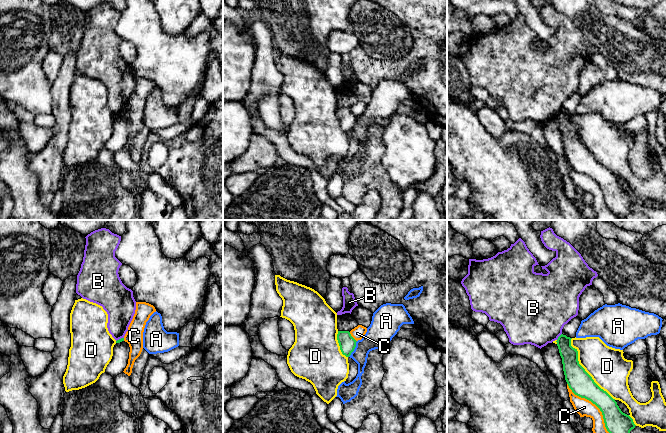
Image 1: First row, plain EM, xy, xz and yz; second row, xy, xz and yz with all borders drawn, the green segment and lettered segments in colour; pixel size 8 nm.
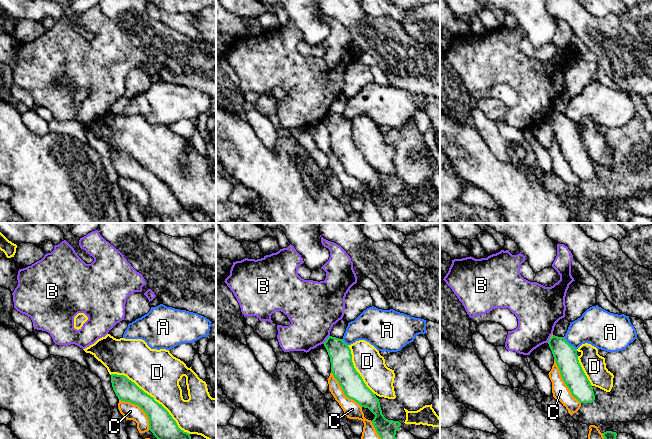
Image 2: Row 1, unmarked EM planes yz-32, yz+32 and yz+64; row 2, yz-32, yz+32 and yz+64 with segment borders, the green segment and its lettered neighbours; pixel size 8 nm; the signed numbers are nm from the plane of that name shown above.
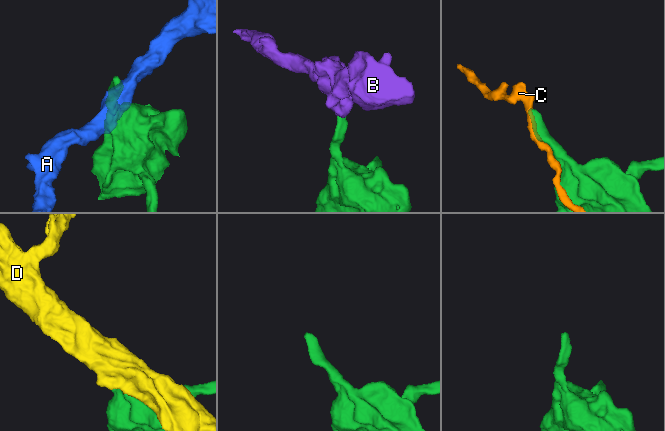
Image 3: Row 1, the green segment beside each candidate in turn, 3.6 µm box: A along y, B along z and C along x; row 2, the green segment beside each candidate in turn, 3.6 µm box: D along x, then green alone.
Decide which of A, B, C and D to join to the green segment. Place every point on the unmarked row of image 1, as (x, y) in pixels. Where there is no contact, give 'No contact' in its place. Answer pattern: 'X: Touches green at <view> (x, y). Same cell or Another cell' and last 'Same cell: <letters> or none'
A: Touches green at xz (354, 124). Another cell
B: Touches green at yz (559, 112). Another cell
C: Touches green at yz (599, 184). Another cell
D: Touches green at yz (584, 146). Another cell
Same cell: none

